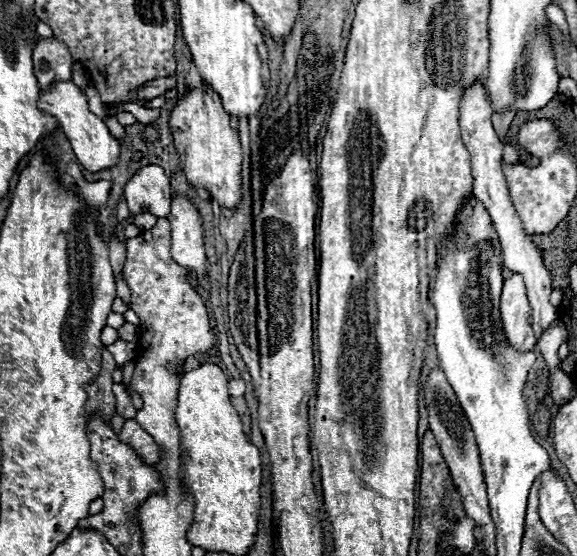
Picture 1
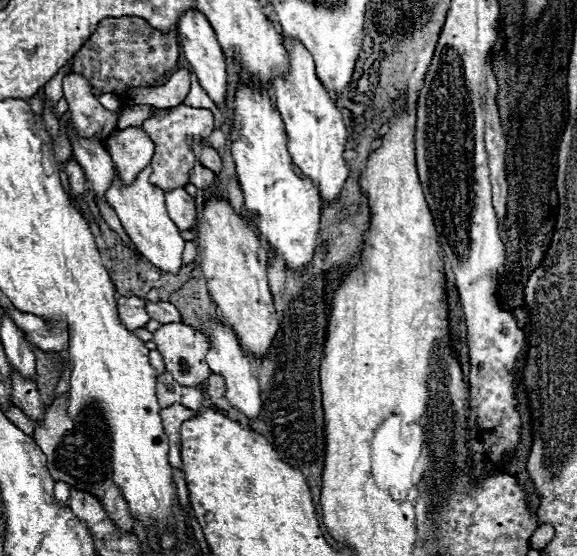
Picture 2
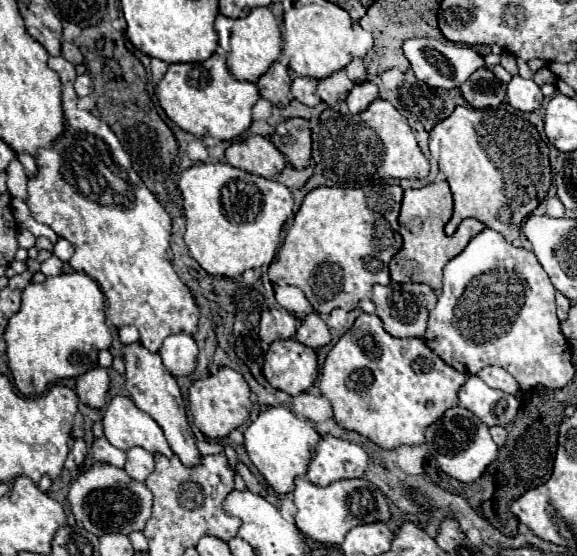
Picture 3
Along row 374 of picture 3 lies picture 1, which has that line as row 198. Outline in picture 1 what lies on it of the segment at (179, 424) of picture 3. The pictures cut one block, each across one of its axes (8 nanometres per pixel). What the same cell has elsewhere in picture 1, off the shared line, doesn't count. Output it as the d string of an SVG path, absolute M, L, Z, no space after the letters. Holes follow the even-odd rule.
M156 164L144 166L128 180L124 188L124 198L132 216L148 212L158 218L168 218L172 204L170 178Z

